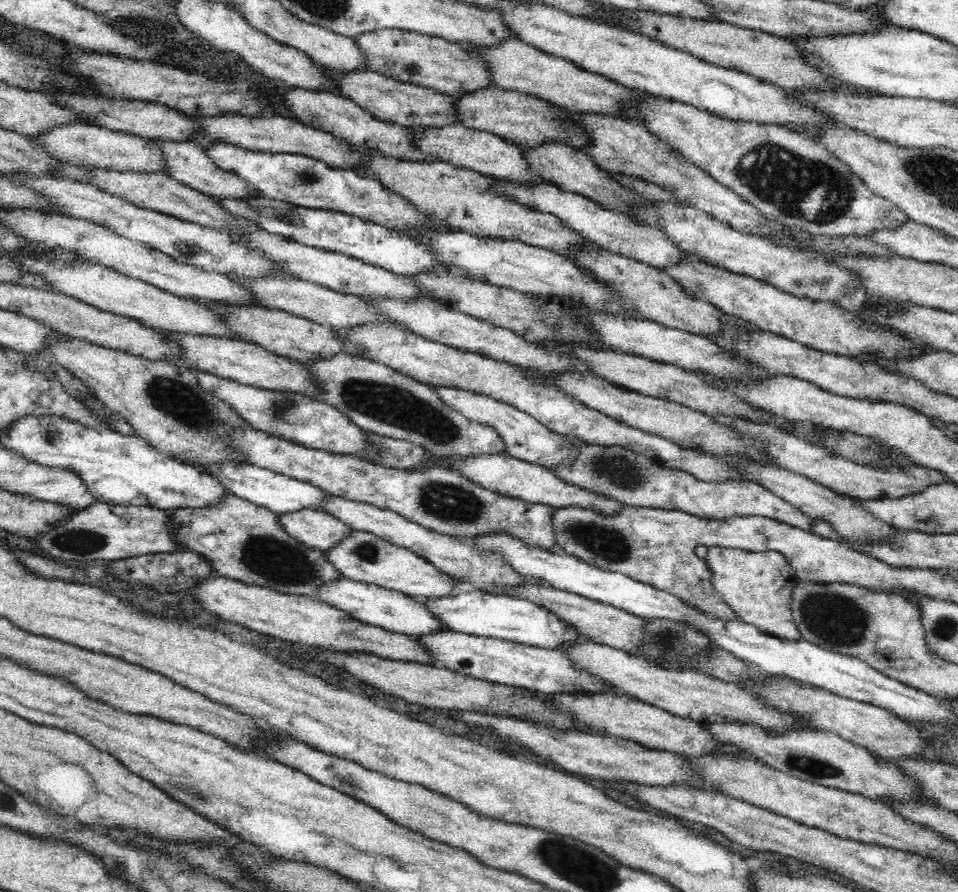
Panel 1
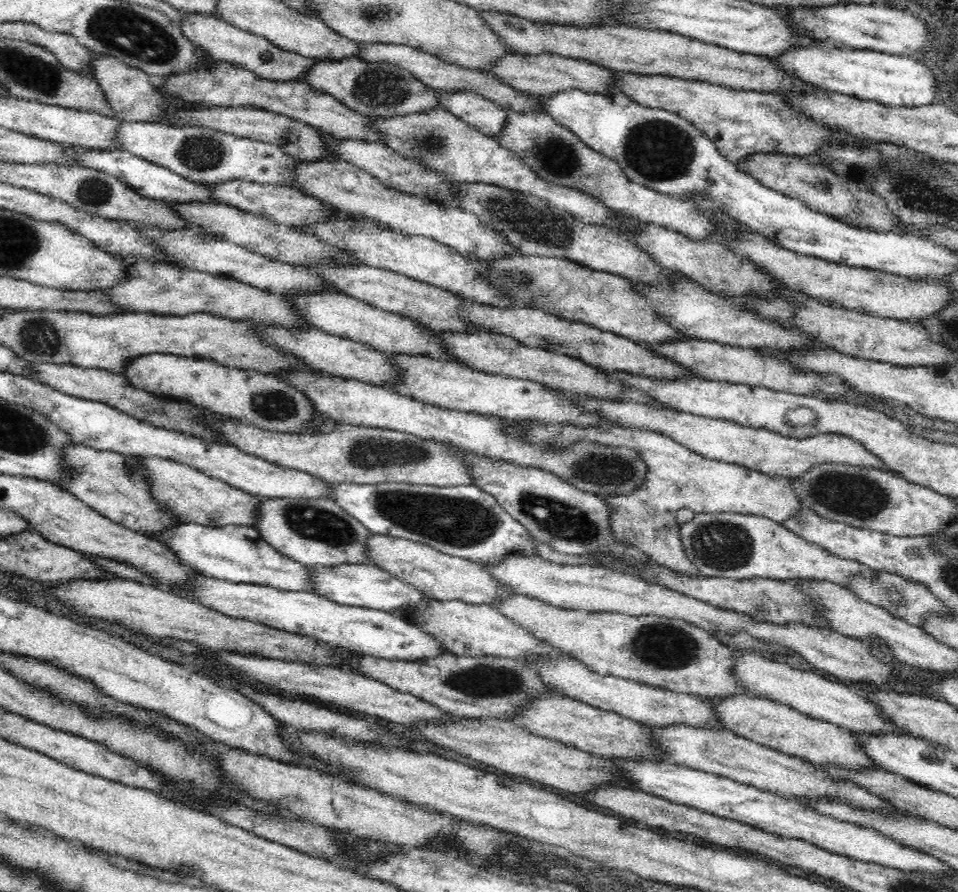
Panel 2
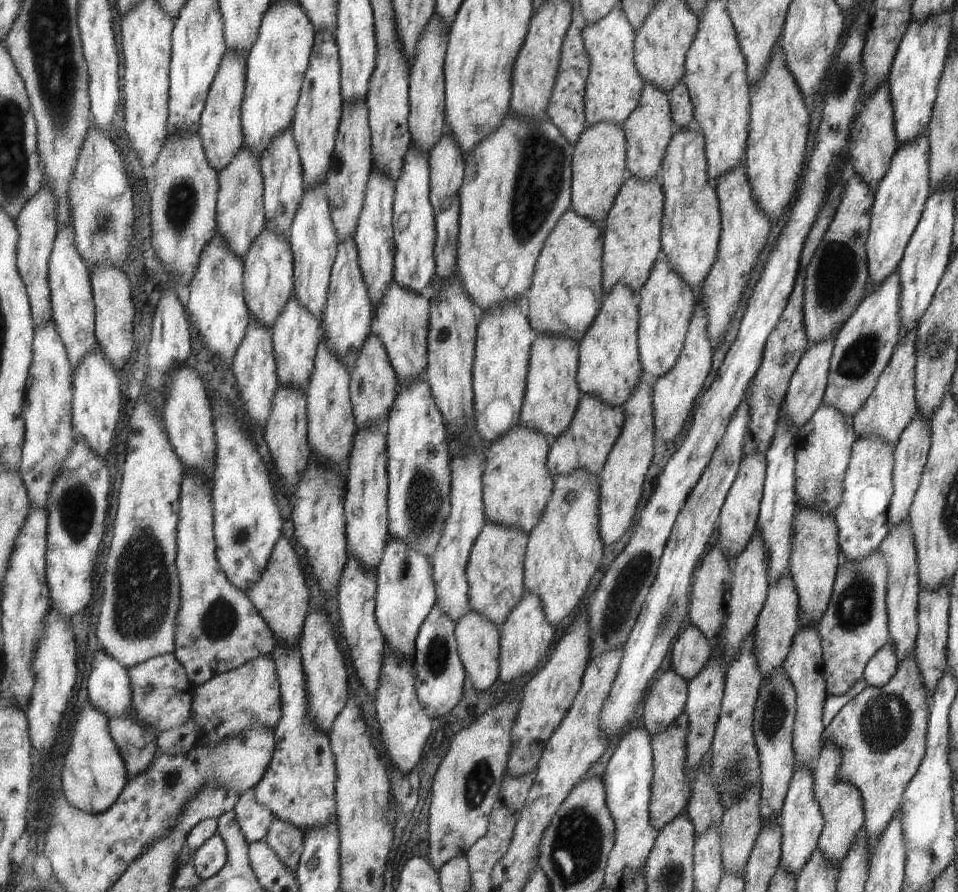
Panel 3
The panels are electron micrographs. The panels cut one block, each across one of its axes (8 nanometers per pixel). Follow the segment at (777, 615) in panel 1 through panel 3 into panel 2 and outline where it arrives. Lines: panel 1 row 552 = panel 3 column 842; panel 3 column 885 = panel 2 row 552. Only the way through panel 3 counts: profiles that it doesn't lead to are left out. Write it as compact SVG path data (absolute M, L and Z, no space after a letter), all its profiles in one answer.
M702 512L690 522L679 526L684 555L706 576L744 581L752 577L772 580L826 579L844 587L845 580L854 573L871 575L870 568L848 559L834 557L824 549L812 545L788 532L770 518L740 512Z

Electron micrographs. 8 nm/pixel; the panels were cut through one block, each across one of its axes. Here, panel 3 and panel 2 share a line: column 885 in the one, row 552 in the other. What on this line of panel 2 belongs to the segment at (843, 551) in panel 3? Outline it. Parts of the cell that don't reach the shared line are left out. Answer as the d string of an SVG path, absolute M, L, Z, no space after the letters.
M334 482L330 483L328 497L371 532L425 543L454 557L489 563L500 562L510 552L538 556L524 526L472 483L440 487L404 482Z

